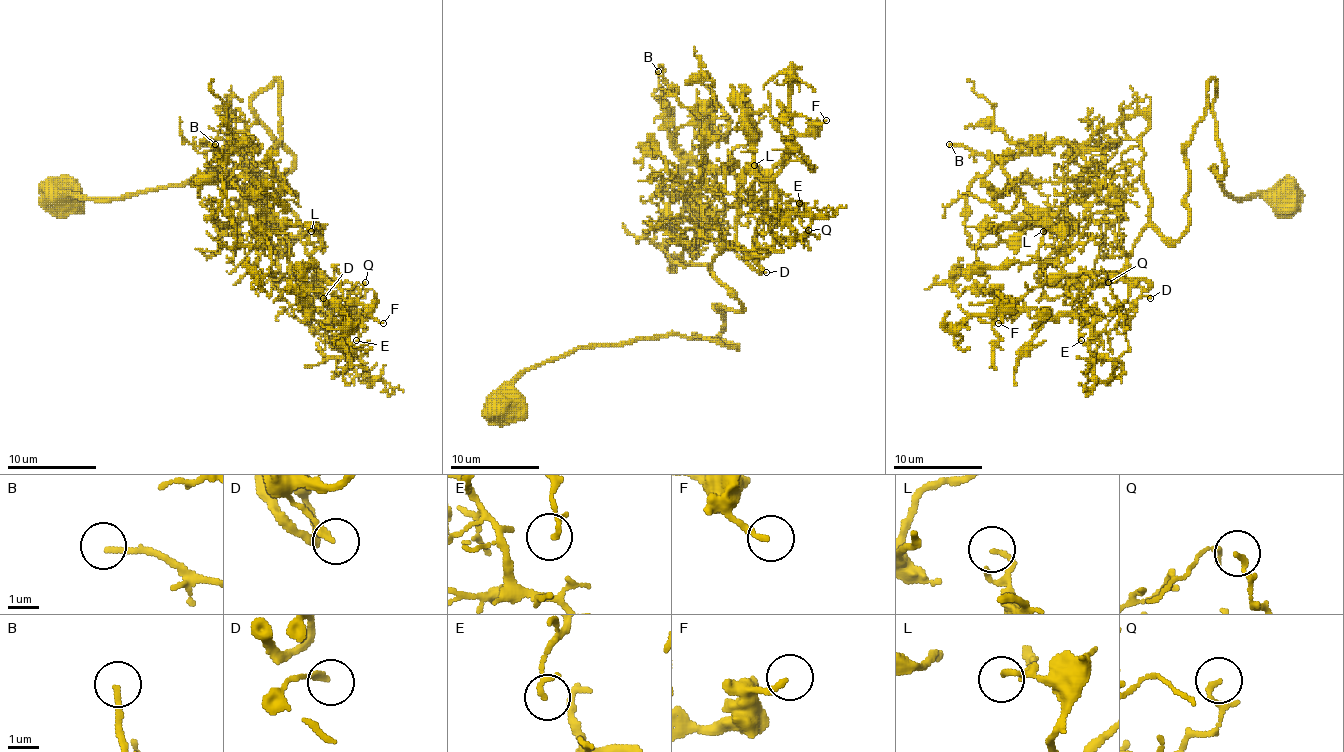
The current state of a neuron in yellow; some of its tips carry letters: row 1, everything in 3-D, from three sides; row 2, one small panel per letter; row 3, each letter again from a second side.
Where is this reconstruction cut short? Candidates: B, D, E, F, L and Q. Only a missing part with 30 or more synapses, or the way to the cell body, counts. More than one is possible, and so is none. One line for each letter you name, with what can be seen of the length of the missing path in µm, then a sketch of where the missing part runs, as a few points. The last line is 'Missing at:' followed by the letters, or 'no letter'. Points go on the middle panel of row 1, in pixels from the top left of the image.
B: 15 µm | (658, 71), (658, 62), (647, 51), (616, 58), (603, 44)
Missing at: B

